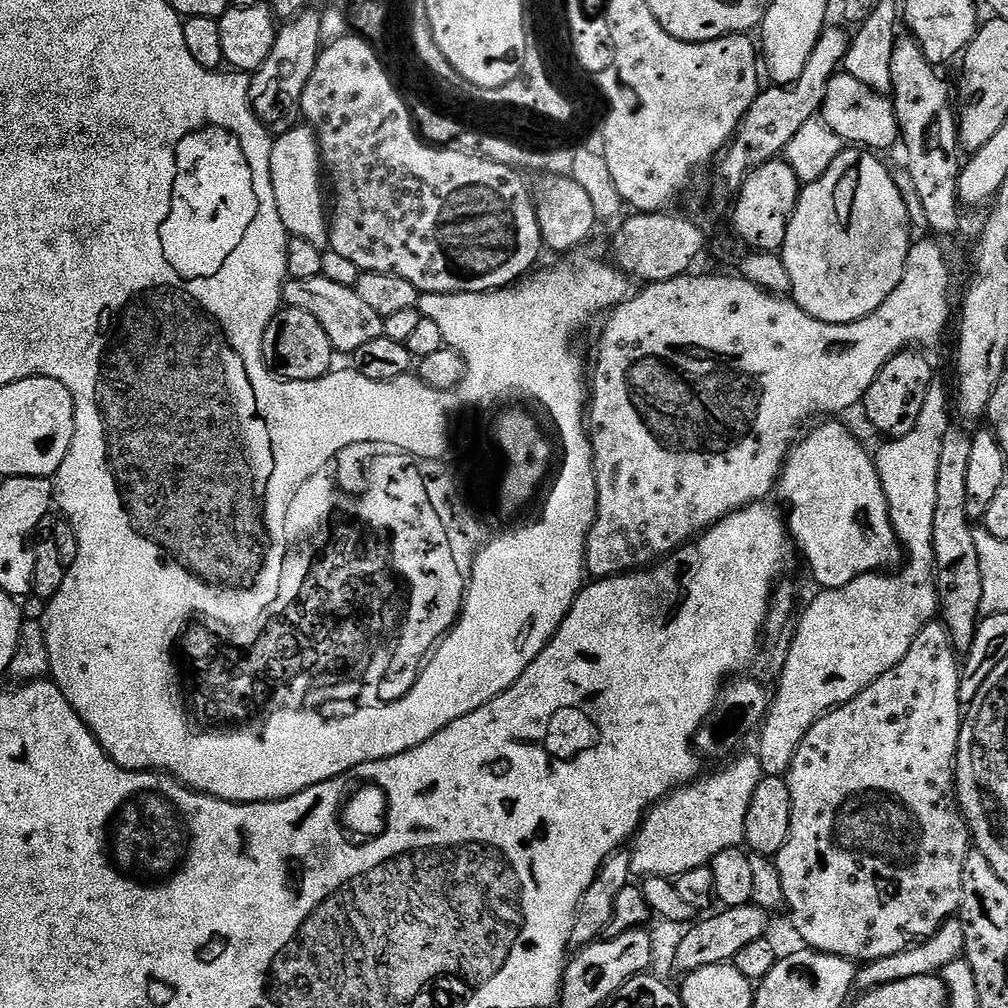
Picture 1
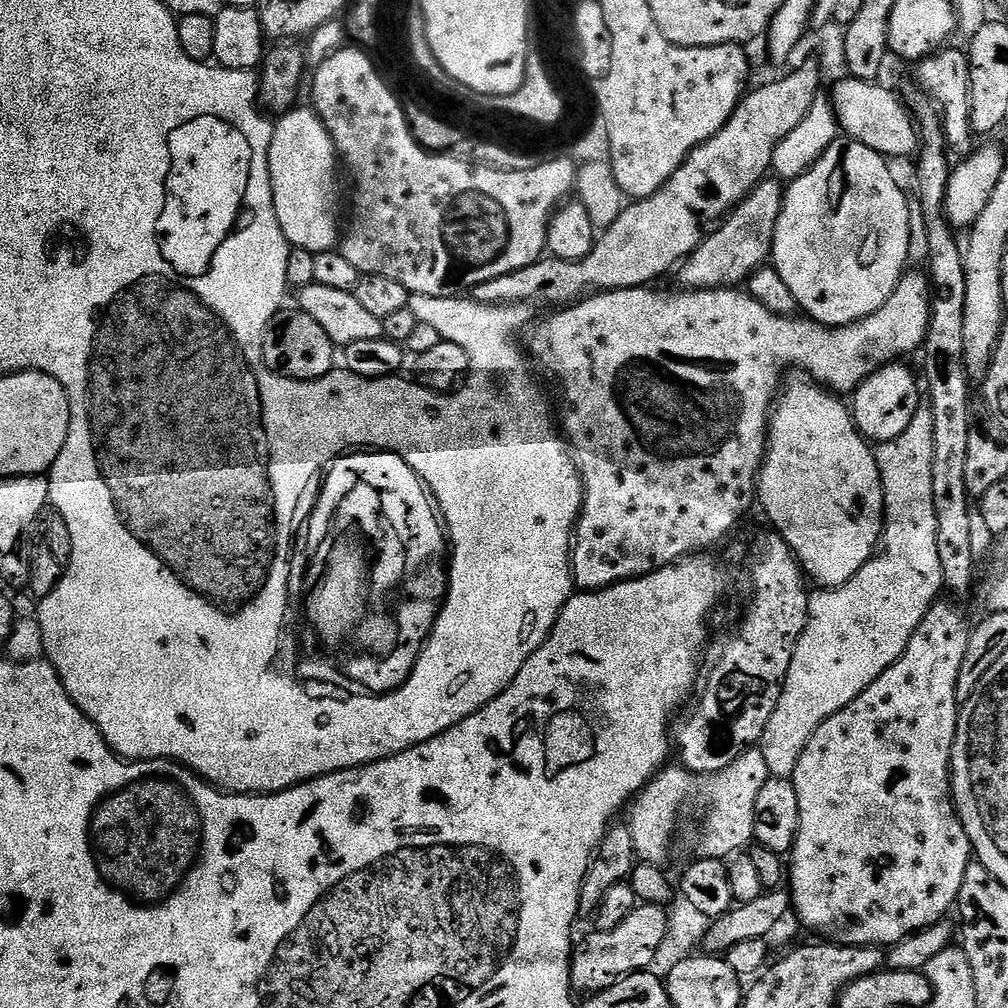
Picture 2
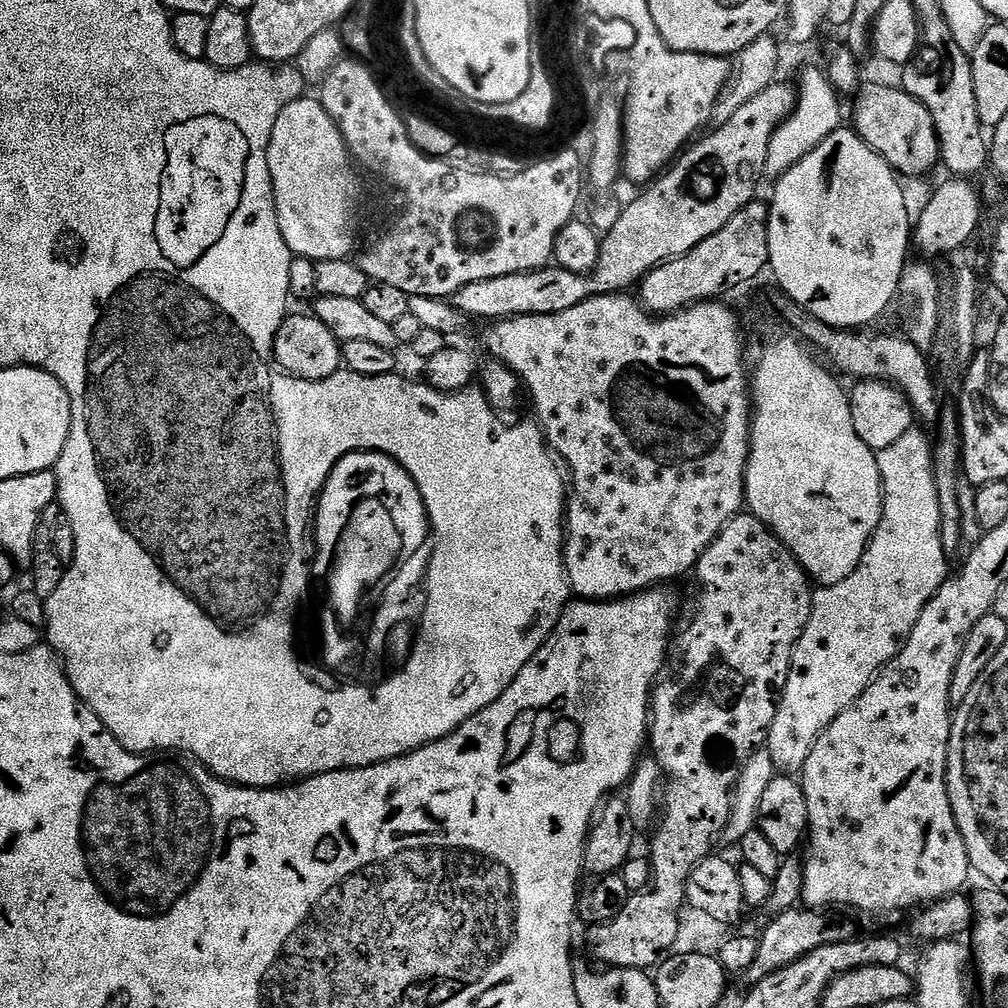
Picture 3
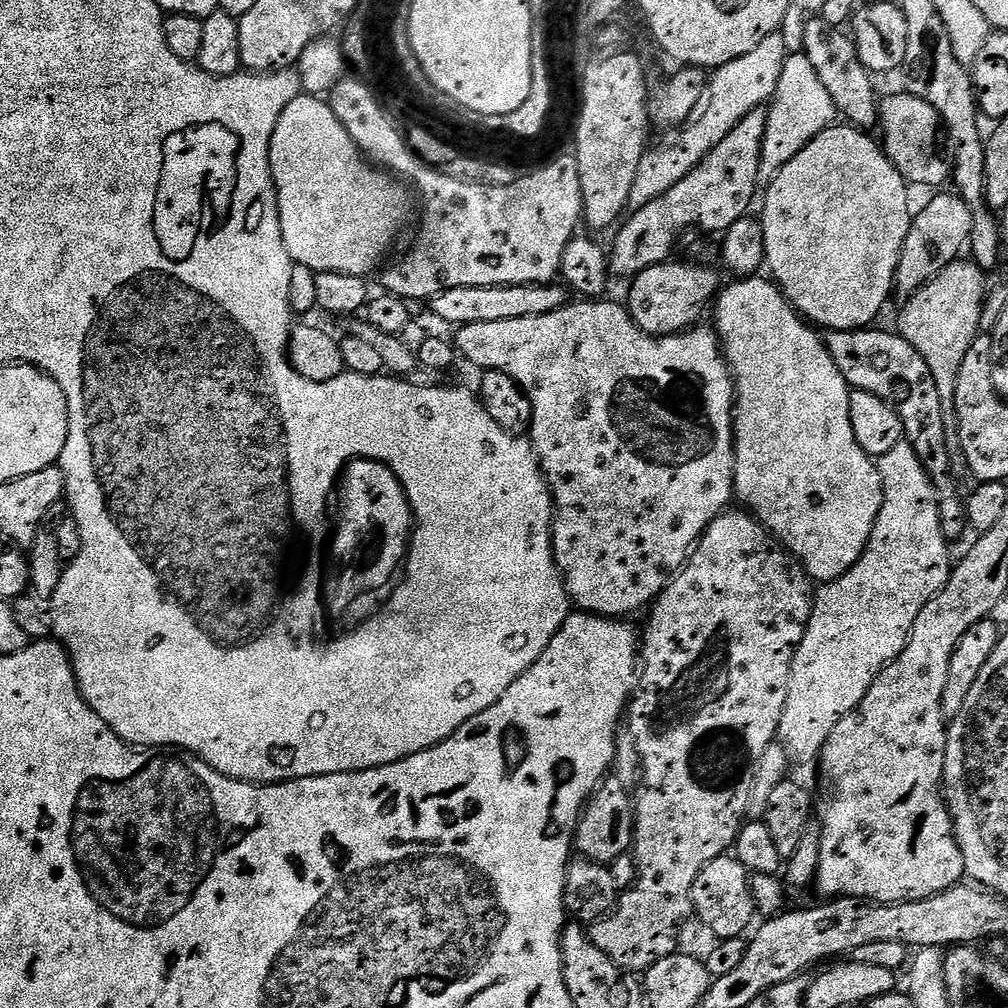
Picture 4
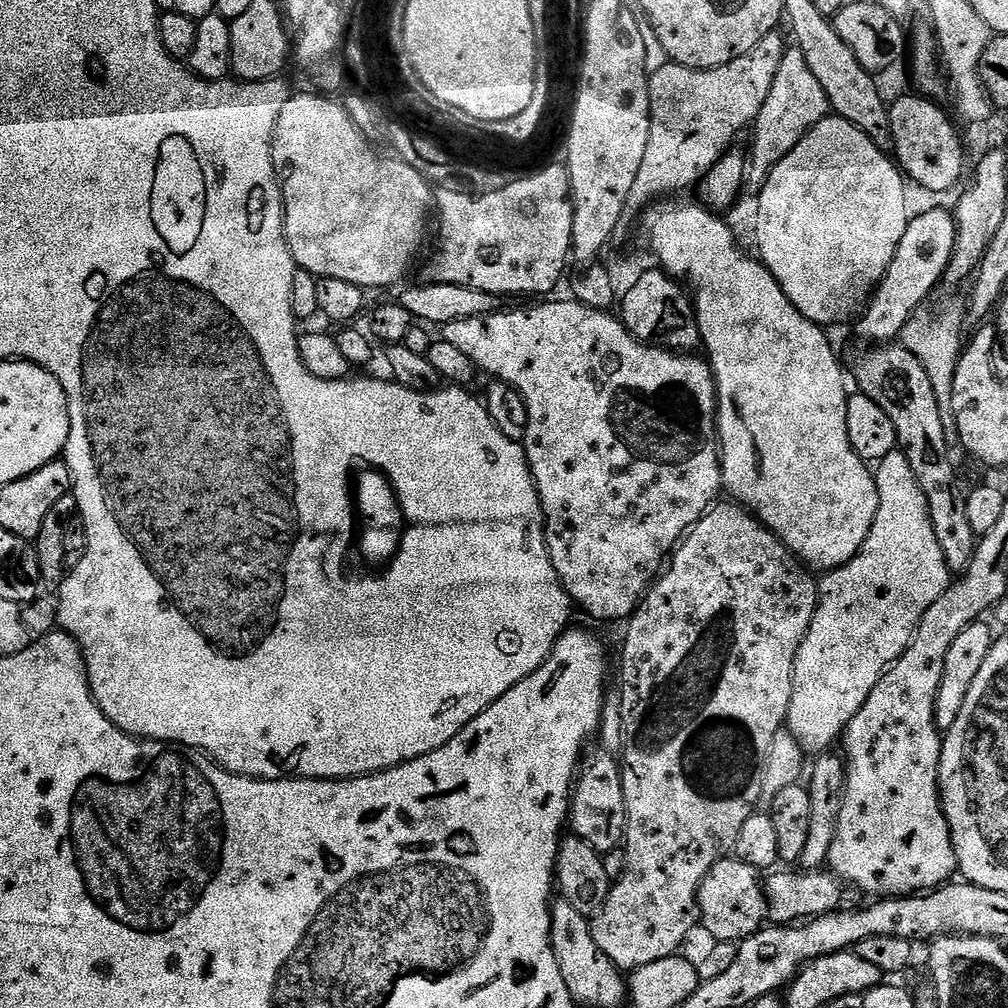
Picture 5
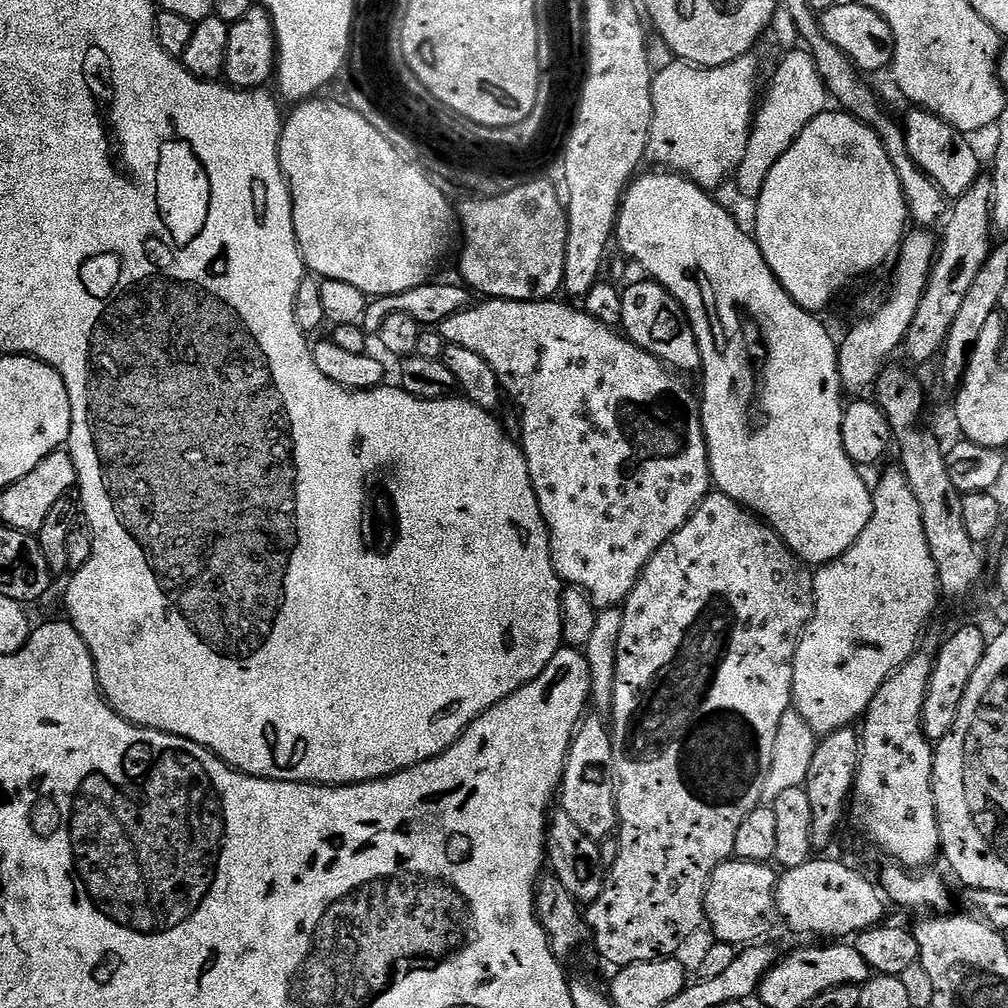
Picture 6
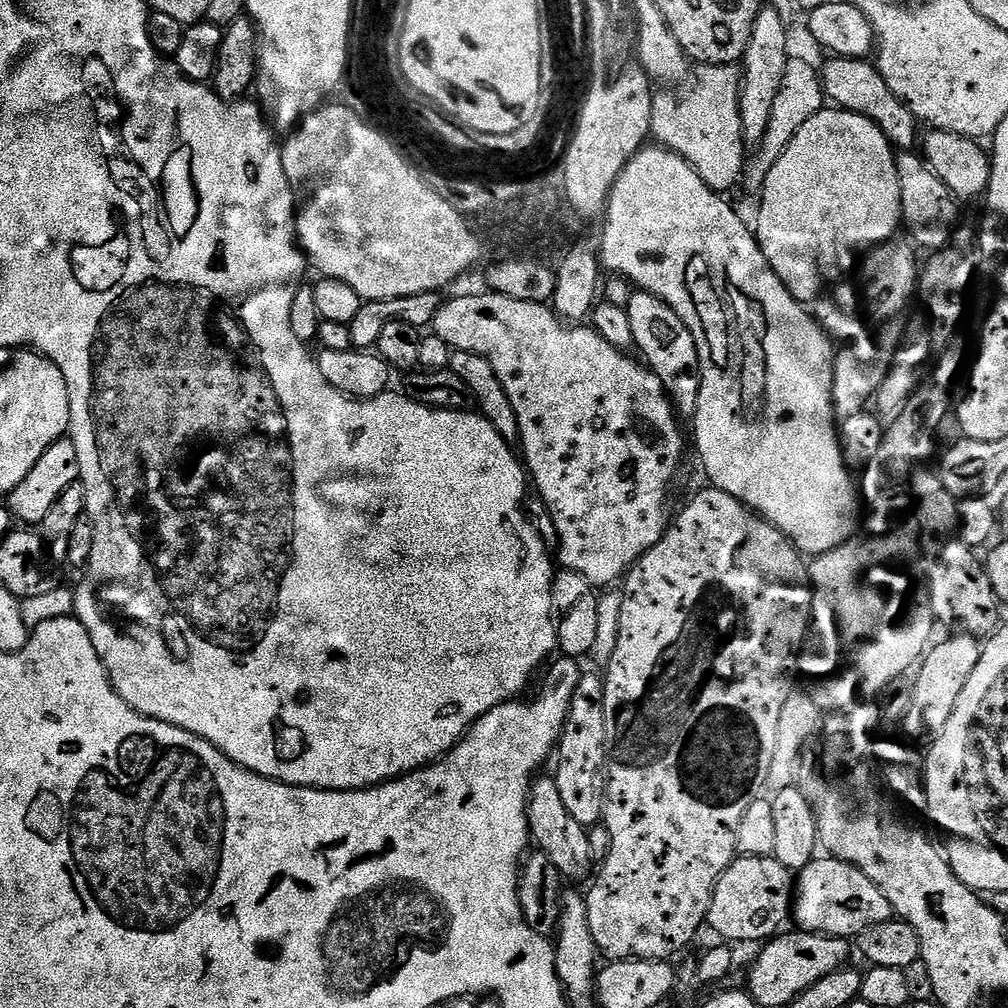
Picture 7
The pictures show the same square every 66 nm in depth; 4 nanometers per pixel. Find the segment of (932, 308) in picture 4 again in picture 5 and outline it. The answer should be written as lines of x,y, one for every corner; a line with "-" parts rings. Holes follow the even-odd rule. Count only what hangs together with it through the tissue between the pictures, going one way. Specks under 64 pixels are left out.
948,306
942,312
934,313
921,310
908,320
900,332
899,341
910,350
926,367
930,382
934,385
934,396
938,401
938,414
941,415
942,430
945,431
946,444
953,452
960,448
961,435
958,431
958,418
955,417
953,386
954,374
964,349
964,324
966,316
963,309

